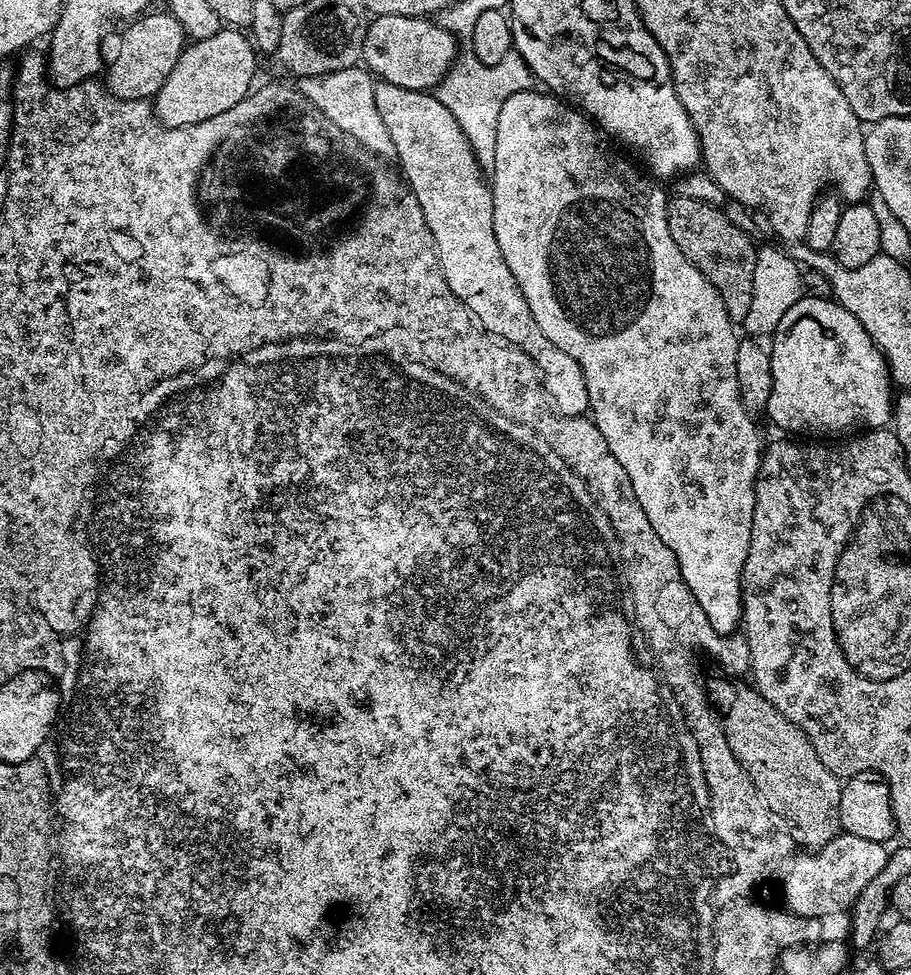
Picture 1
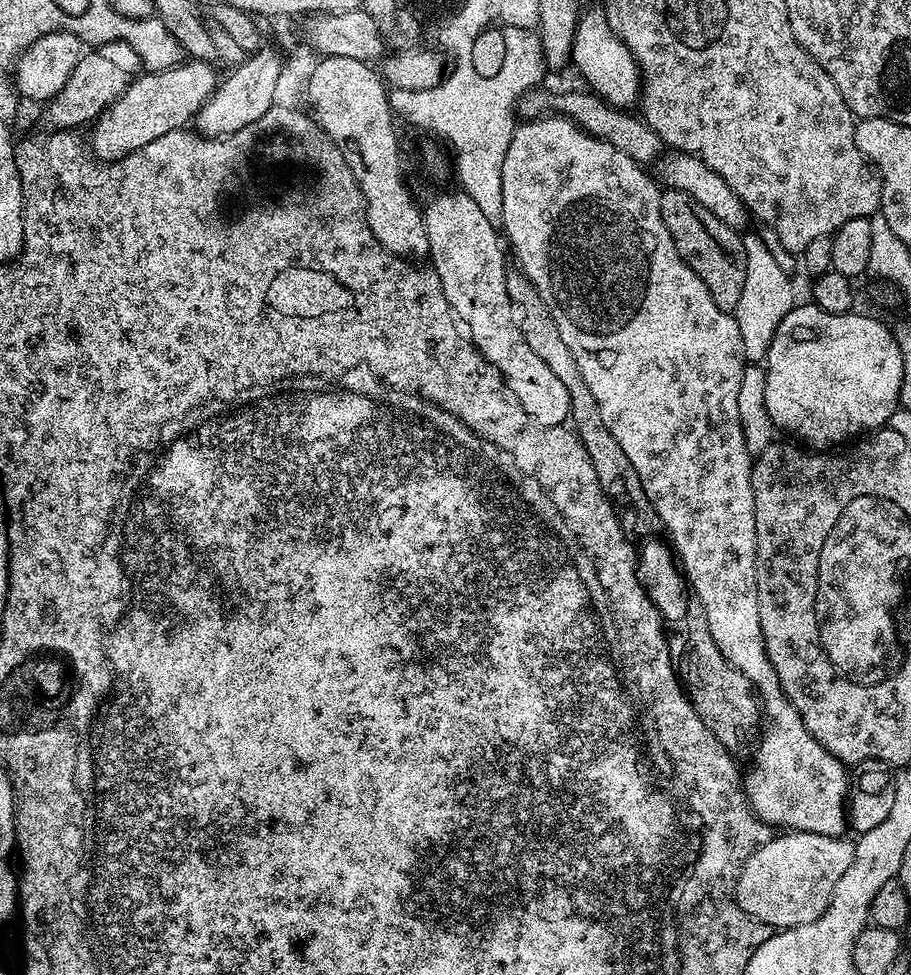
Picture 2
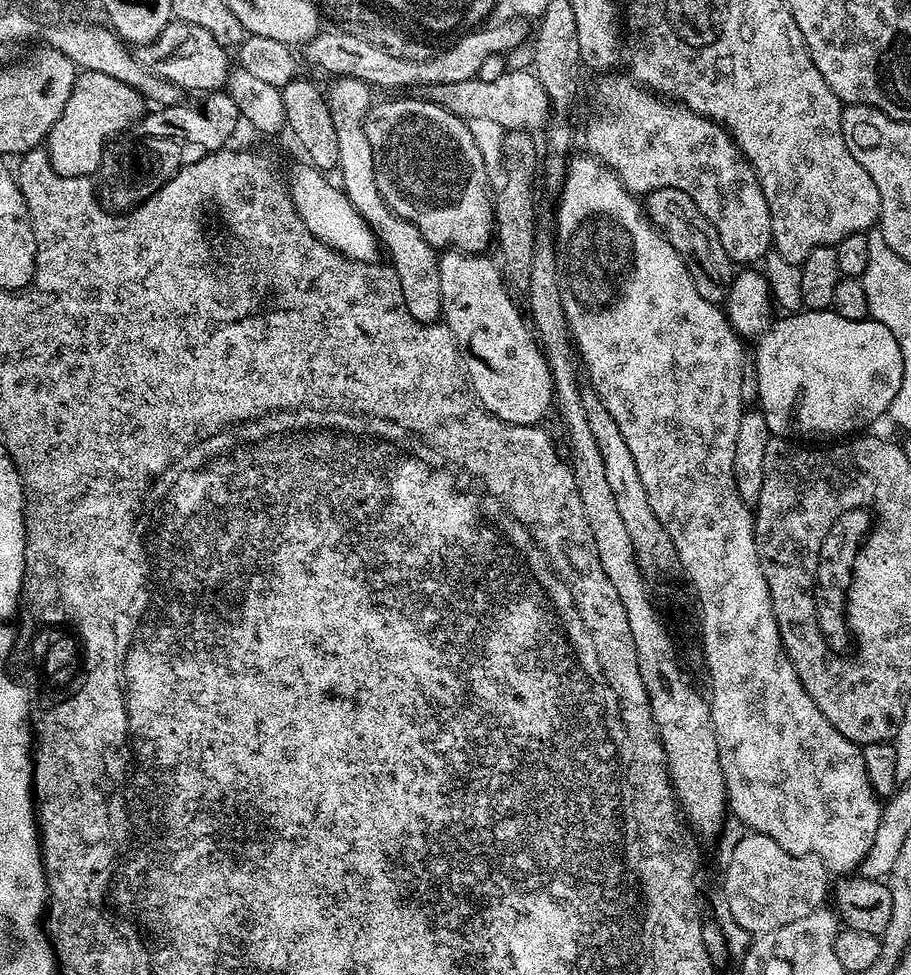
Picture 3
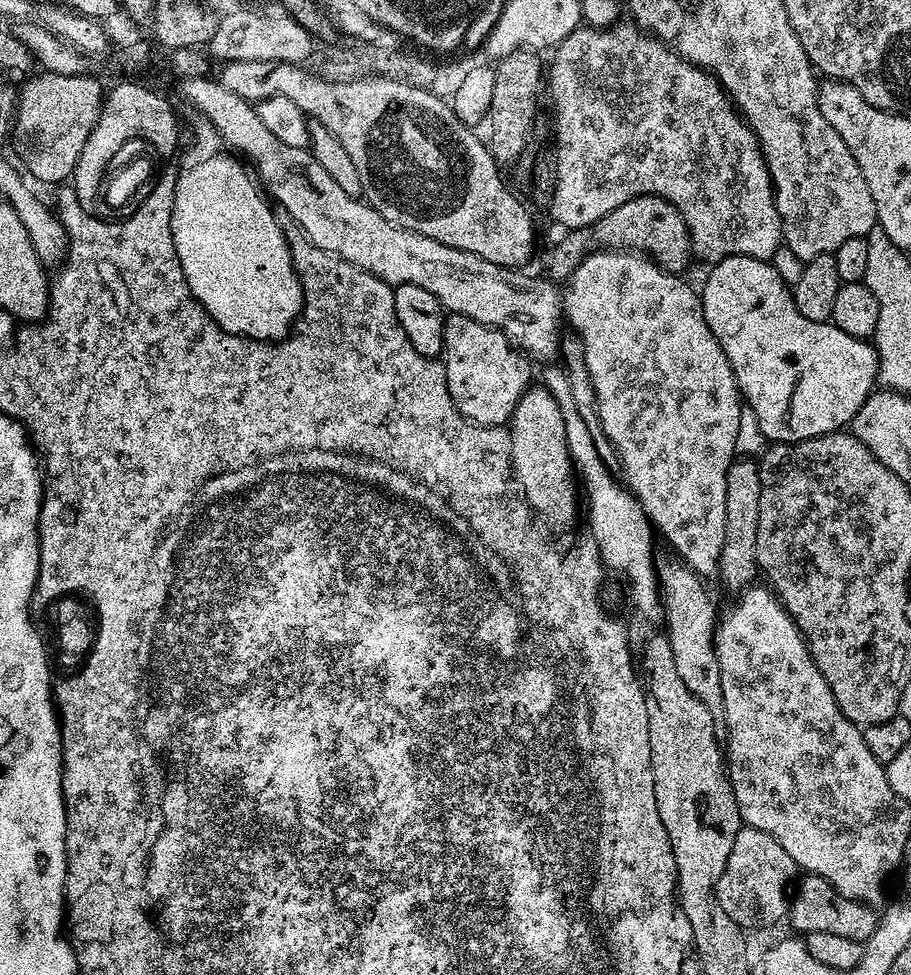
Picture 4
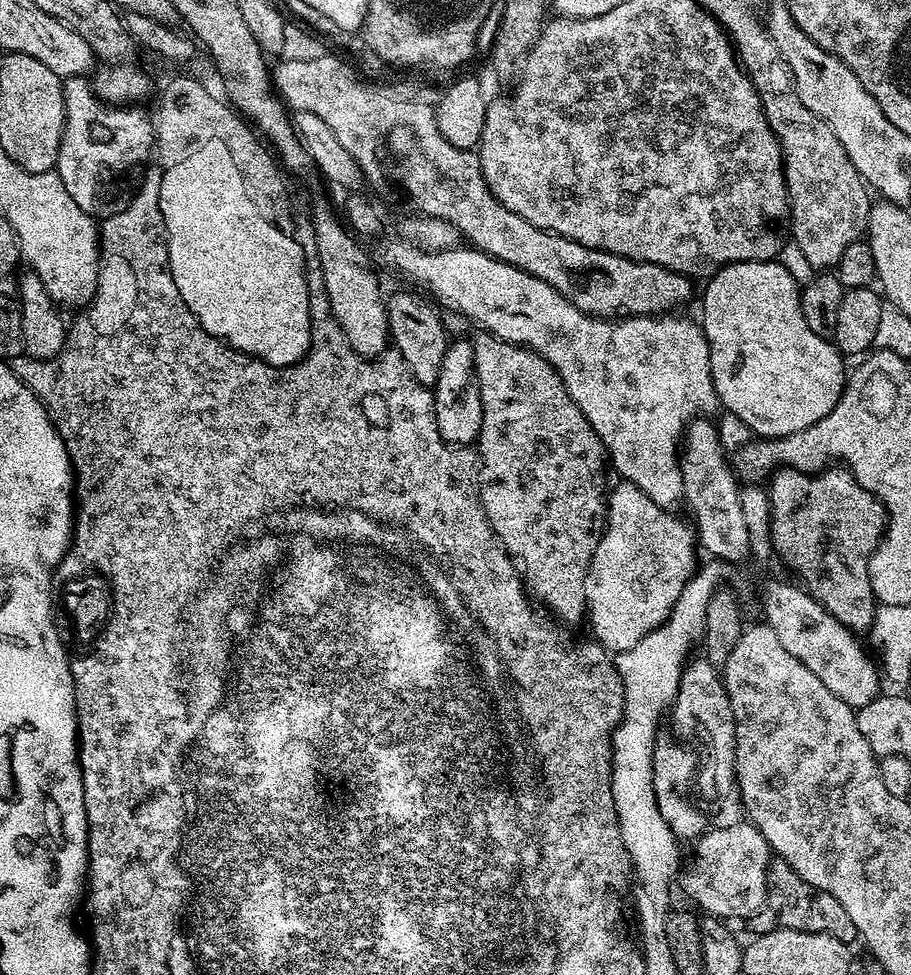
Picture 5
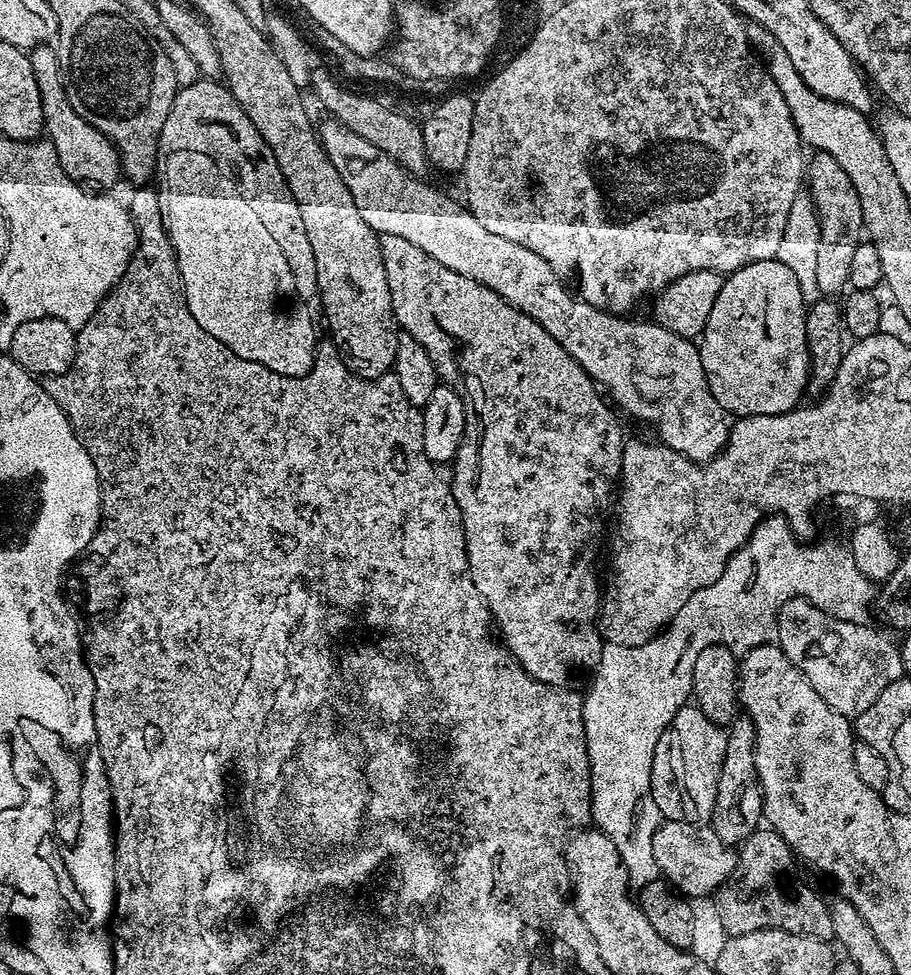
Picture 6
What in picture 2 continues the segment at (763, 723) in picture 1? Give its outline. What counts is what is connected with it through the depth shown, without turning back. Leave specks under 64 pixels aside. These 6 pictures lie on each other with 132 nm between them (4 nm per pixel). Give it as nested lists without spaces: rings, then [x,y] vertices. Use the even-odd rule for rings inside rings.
[[[649,536],[639,545],[636,573],[640,583],[647,586],[648,596],[654,602],[654,606],[664,617],[668,633],[668,658],[671,667],[676,669],[676,679],[684,689],[687,703],[694,706],[698,718],[702,718],[710,734],[714,734],[714,738],[718,738],[718,742],[722,742],[724,748],[733,754],[739,753],[739,748],[752,735],[752,739],[757,735],[762,724],[762,705],[755,688],[746,678],[746,674],[742,674],[742,670],[730,666],[730,662],[722,658],[722,650],[718,650],[718,642],[714,642],[714,634],[710,634],[710,622],[706,622],[706,606],[702,606],[698,594],[692,590],[692,585],[688,583],[683,571],[678,567],[674,549],[667,539]]]

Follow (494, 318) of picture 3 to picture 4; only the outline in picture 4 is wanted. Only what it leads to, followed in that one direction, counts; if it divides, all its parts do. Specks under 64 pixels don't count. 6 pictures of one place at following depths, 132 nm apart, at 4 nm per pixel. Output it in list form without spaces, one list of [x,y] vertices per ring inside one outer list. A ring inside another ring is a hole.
[[[445,315],[442,363],[454,406],[474,424],[507,425],[522,394],[533,383],[529,357],[513,348],[498,329],[465,316]]]

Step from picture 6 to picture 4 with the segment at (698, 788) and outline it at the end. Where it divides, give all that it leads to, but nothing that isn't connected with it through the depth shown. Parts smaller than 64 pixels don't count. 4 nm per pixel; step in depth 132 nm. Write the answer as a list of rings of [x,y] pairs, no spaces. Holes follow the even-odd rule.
[[[674,556],[660,557],[655,561],[656,579],[659,582],[661,604],[664,607],[662,617],[666,622],[665,635],[670,642],[670,648],[674,653],[674,663],[678,666],[678,674],[682,677],[682,682],[694,694],[694,698],[701,700],[713,714],[719,713],[724,707],[722,702],[722,674],[718,670],[718,658],[716,657],[715,646],[715,626],[718,622],[714,606],[703,586],[703,579],[696,575],[681,559]]]

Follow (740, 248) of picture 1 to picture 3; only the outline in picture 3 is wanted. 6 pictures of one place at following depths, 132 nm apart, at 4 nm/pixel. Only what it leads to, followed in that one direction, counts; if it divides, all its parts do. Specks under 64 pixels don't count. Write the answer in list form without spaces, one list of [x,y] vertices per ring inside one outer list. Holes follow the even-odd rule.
[[[677,188],[649,192],[643,197],[642,203],[649,222],[666,238],[666,242],[670,242],[670,246],[674,246],[674,250],[678,250],[678,258],[682,258],[694,282],[694,290],[698,290],[706,302],[723,305],[728,287],[732,285],[734,261],[726,254],[726,246],[722,246],[722,238],[718,238],[715,225],[710,223],[706,214],[702,214],[702,210],[698,210],[690,194]]]

